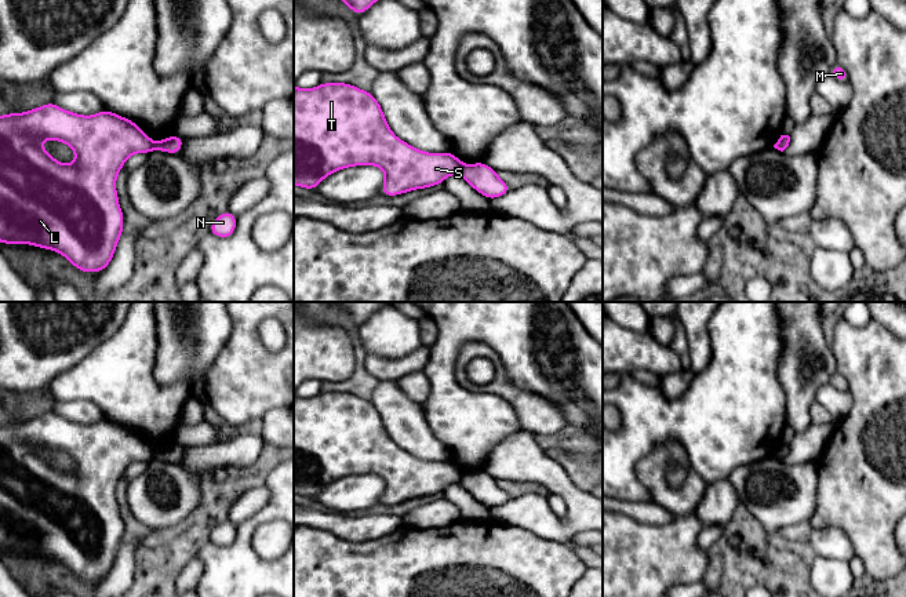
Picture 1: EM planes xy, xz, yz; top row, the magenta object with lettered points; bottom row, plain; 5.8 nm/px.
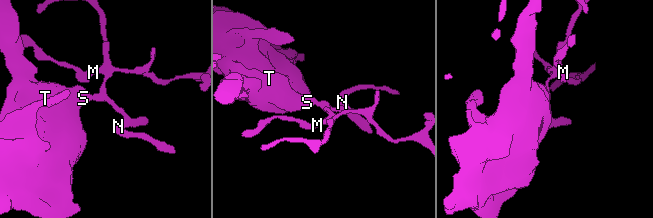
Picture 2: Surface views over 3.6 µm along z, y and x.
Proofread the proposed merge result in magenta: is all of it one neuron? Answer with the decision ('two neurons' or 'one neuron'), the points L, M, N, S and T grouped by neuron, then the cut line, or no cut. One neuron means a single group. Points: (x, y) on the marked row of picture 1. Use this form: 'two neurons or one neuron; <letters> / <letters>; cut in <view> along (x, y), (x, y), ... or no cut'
two neurons; L S T / M N; cut in xz along (464, 164), (459, 173)

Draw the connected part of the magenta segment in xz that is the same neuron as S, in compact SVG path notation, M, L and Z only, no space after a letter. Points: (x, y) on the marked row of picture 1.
M321 83L310 90L294 85L294 185L316 190L328 175L356 165L376 165L385 172L382 196L440 185L463 167L451 152L422 152L397 138L370 91L348 83Z

